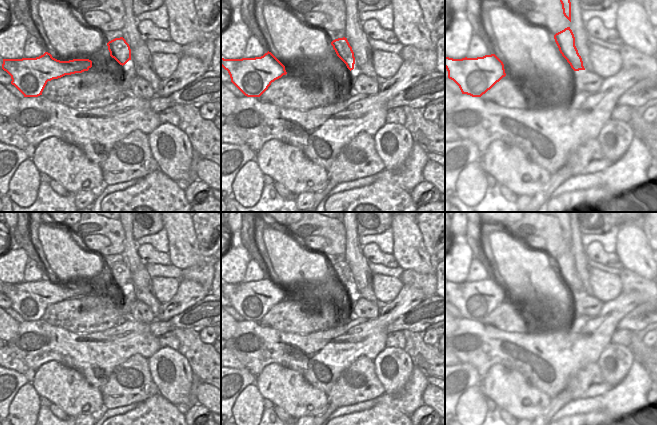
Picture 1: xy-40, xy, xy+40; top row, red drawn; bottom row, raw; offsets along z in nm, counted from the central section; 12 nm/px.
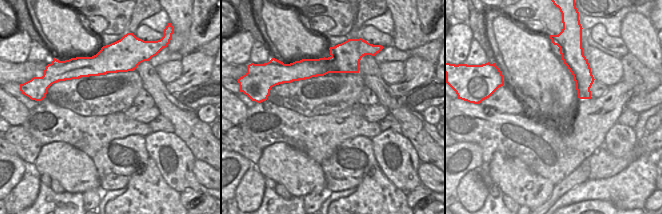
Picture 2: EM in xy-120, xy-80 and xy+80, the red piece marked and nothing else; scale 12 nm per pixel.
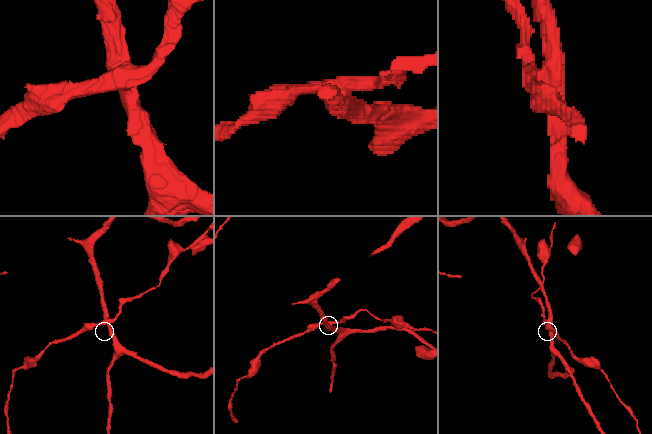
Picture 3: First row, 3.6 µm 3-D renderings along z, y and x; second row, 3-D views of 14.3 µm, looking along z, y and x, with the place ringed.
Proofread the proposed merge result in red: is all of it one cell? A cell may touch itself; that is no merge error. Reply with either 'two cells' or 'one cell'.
two cells

